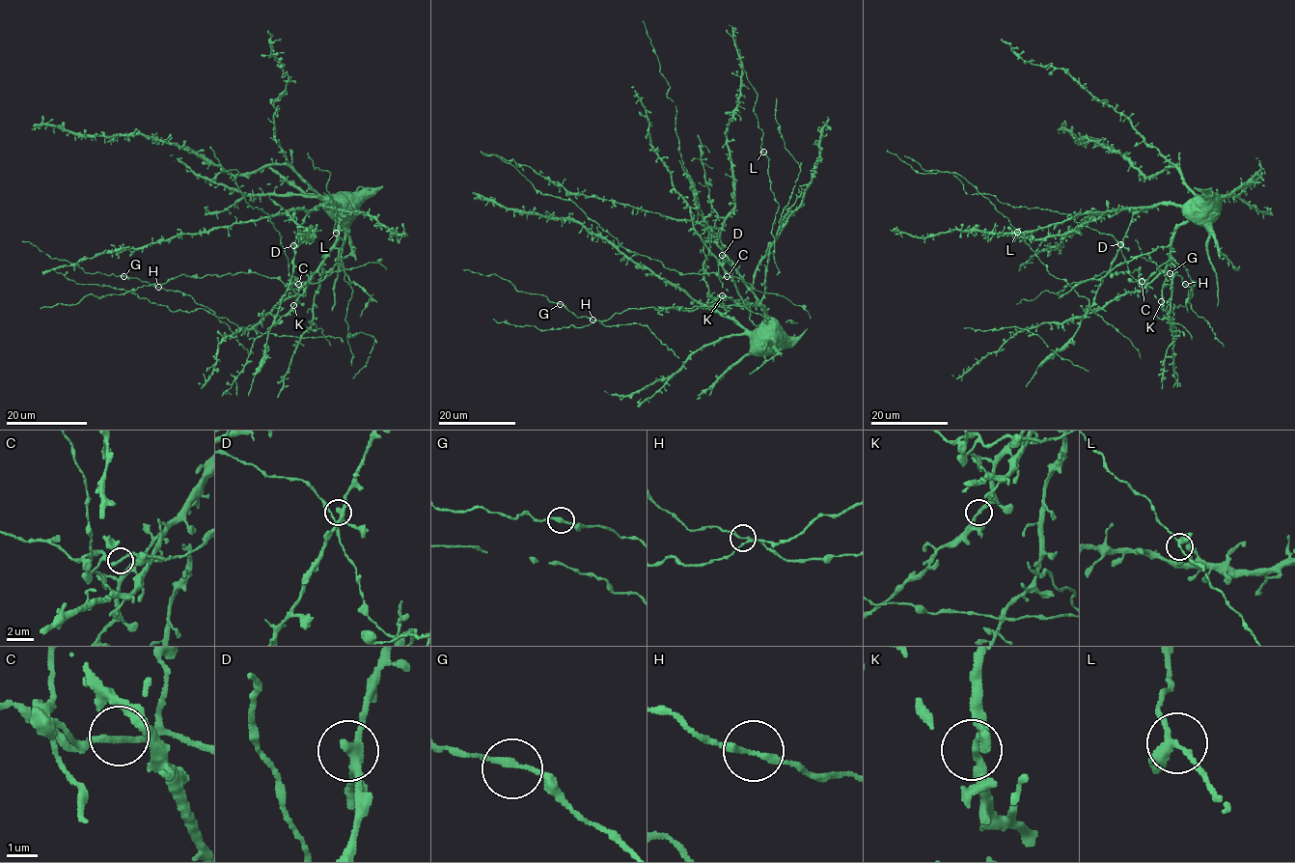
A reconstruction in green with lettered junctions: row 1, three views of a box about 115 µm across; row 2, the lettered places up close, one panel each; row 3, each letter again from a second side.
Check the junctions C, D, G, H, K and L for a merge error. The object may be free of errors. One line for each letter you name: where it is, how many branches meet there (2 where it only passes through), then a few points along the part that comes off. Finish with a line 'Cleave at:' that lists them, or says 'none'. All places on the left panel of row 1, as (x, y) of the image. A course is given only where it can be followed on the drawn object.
Cleave at: none

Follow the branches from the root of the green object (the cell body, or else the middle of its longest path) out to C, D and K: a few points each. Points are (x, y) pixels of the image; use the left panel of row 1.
C: (337, 203), (339, 235), (335, 245), (312, 275), (308, 286), (306, 282), (298, 284)
D: (337, 203), (339, 205), (322, 204), (311, 211), (293, 245)
K: (337, 203), (339, 235), (335, 245), (298, 292), (298, 299), (293, 305)

